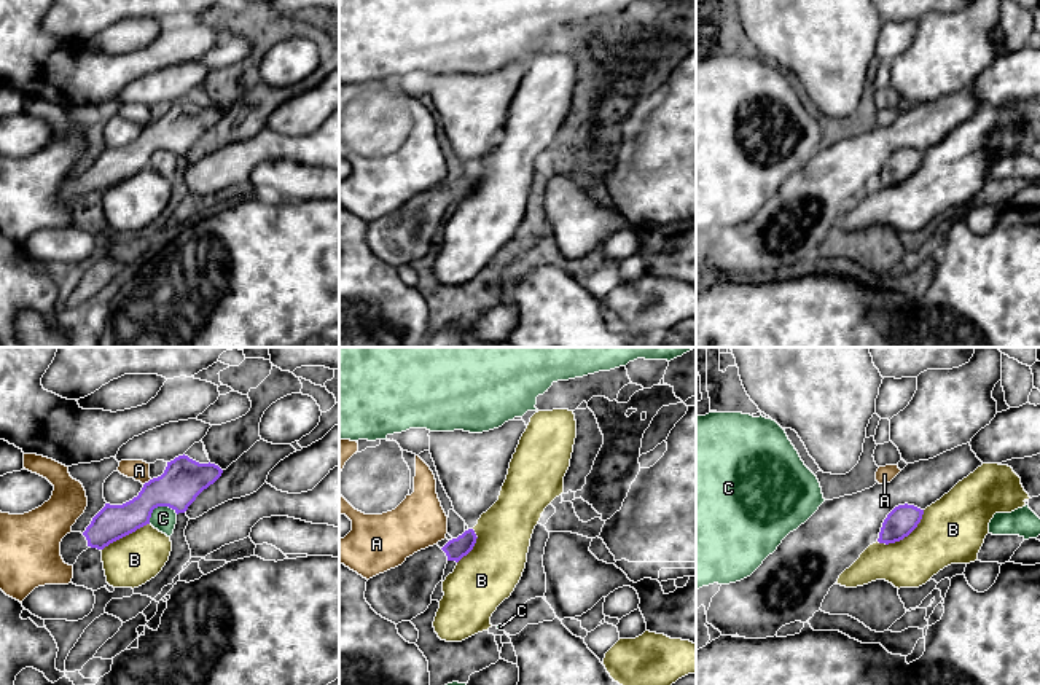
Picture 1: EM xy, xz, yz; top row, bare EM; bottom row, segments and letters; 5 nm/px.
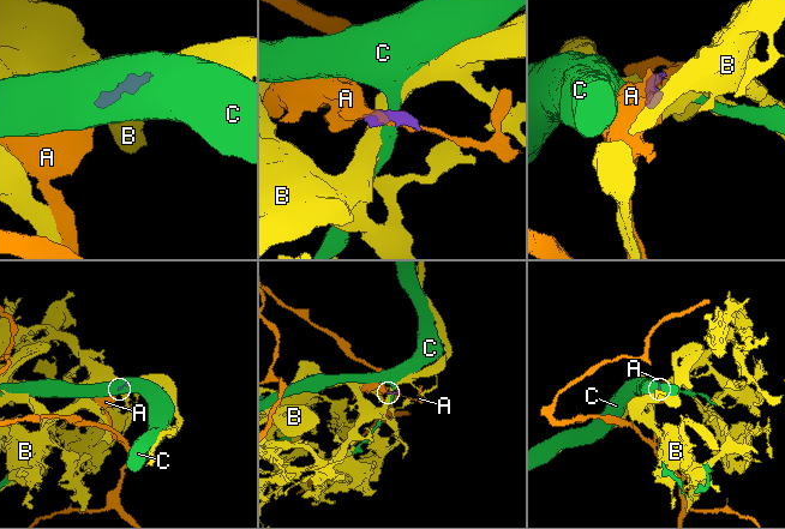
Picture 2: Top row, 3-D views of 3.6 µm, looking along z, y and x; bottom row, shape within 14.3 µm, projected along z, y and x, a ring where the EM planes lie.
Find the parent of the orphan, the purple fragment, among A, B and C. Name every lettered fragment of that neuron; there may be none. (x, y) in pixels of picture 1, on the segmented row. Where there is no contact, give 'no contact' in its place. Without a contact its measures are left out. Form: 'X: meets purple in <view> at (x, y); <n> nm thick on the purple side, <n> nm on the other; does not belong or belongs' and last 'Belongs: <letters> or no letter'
A: meets purple in xy at (148, 481); 220 nm thick on the purple side, 100 nm on the other; does not belong
B: meets purple in yz at (905, 536); 150 nm thick on the purple side, 340 nm on the other; does not belong
C: meets purple in xy at (158, 505); 220 nm thick on the purple side, 130 nm on the other; does not belong
Belongs: no letter

